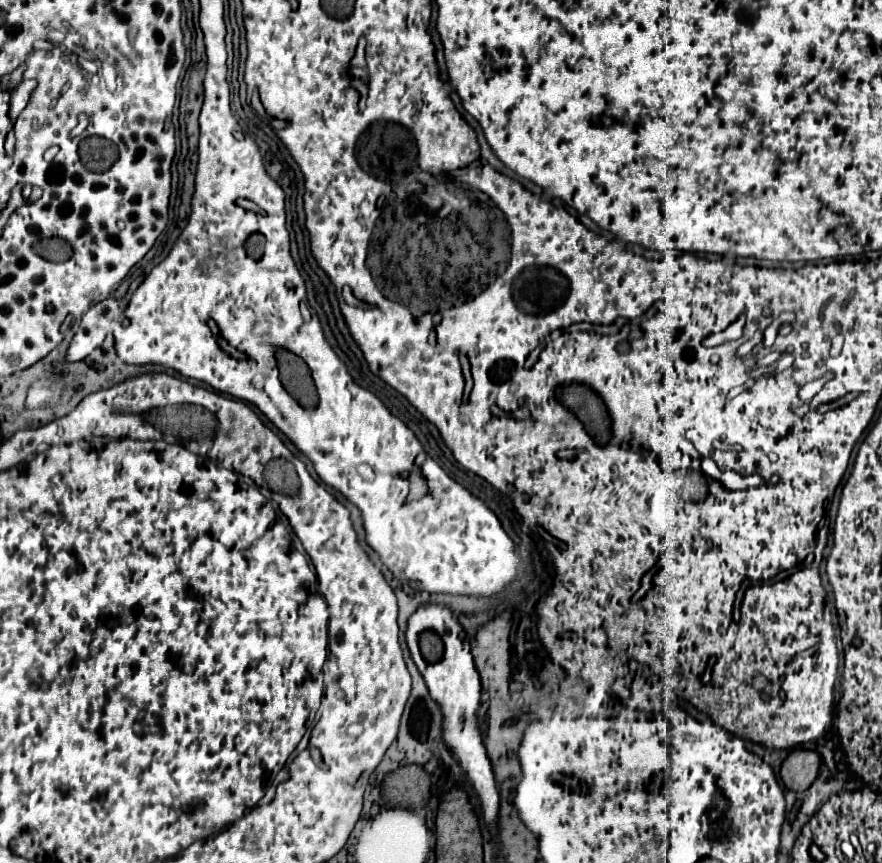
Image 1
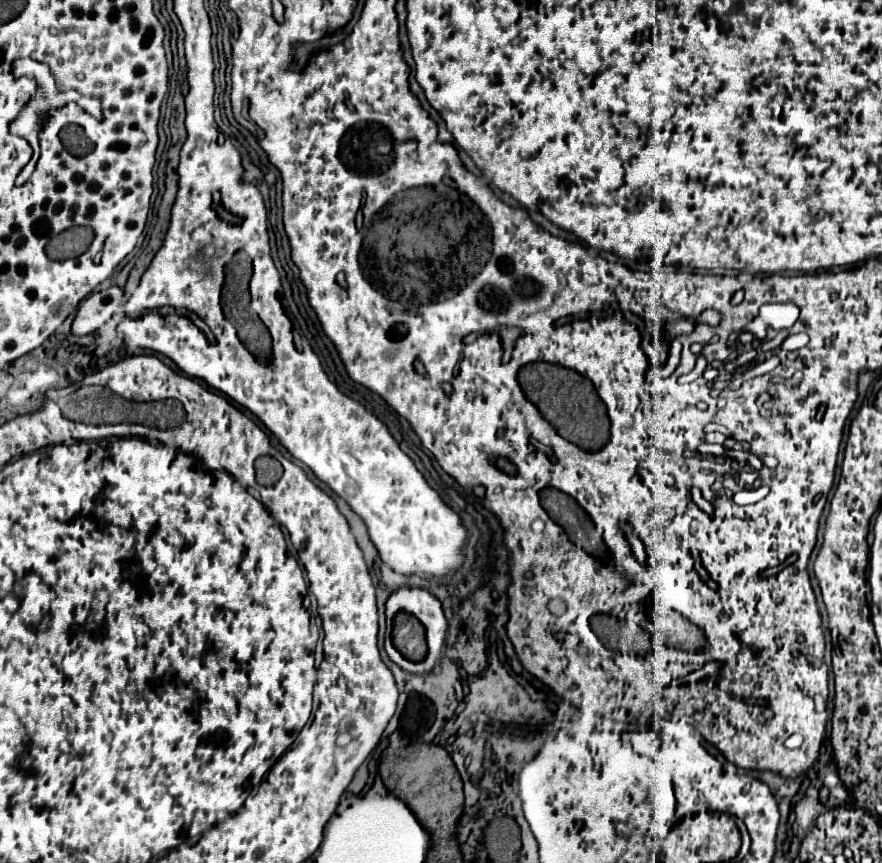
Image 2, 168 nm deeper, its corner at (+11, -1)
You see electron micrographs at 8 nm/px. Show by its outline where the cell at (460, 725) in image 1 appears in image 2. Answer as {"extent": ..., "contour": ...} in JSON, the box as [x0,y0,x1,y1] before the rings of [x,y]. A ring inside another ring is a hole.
{"extent":[385,588,447,674],"contour":[[[401,588],[397,592],[393,592],[387,600],[387,620],[389,624],[393,622],[393,618],[399,614],[399,612],[407,612],[411,616],[415,616],[427,630],[427,646],[429,646],[429,654],[423,662],[409,662],[405,660],[393,646],[387,646],[385,644],[385,652],[389,654],[389,658],[399,666],[403,668],[405,672],[411,672],[411,674],[429,674],[441,660],[443,656],[443,650],[445,650],[445,636],[447,636],[447,620],[445,620],[445,614],[443,614],[443,608],[441,608],[441,602],[429,594],[427,590],[421,590],[421,588]]]}

